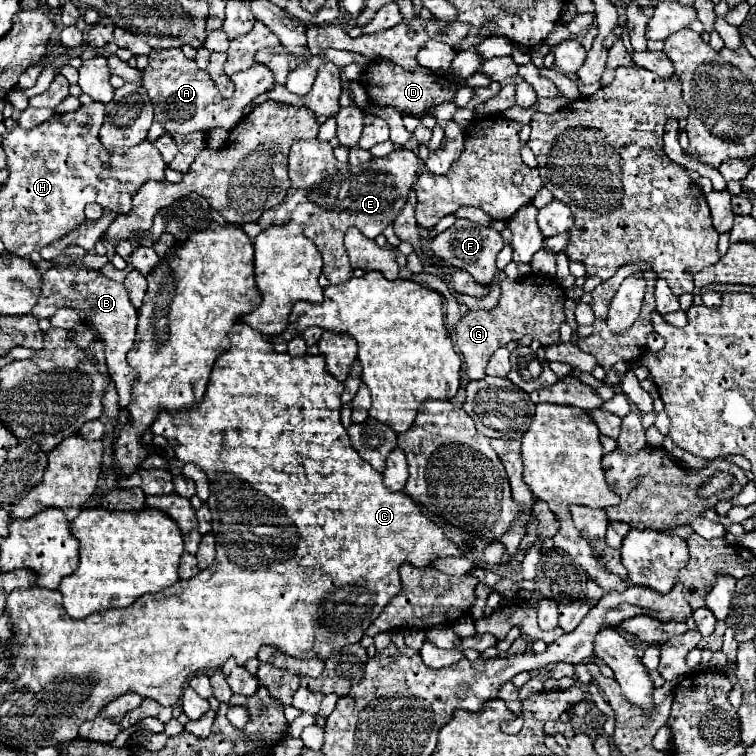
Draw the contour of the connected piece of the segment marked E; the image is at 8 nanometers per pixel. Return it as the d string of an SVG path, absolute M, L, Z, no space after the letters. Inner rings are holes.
M296 140L288 156L290 188L286 198L264 212L258 226L264 230L282 220L294 220L302 232L316 244L322 254L322 272L330 284L342 284L350 280L352 266L344 248L344 232L350 226L362 230L364 236L376 238L388 224L394 222L398 212L404 208L408 194L420 174L420 158L412 150L394 150L384 158L374 158L360 166L340 164L334 156L330 142Z

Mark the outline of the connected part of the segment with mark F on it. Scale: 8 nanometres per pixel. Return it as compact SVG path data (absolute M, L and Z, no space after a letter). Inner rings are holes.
M464 222L464 224L454 224L448 230L444 230L442 234L438 234L436 238L432 238L428 242L428 248L432 250L432 254L438 260L446 262L448 266L466 268L466 272L470 272L476 282L490 284L494 274L496 274L496 256L504 248L504 242L496 230L490 230L486 226L480 226L480 224Z

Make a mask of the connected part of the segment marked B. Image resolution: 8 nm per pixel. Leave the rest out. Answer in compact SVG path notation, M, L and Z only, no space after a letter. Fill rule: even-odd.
M58 264L42 274L42 296L32 308L32 314L38 320L50 318L58 308L64 306L76 308L82 320L98 328L98 338L106 342L106 366L118 390L118 404L120 408L126 408L126 404L130 402L130 384L134 382L134 372L130 372L126 354L134 346L136 334L136 308L130 304L128 290L124 288L124 284L112 282L102 276L98 270L90 270L86 266Z

